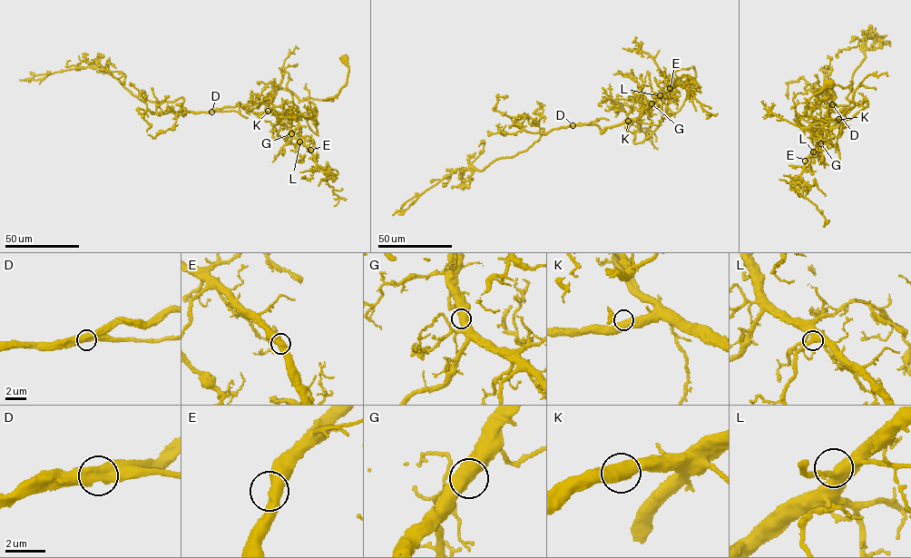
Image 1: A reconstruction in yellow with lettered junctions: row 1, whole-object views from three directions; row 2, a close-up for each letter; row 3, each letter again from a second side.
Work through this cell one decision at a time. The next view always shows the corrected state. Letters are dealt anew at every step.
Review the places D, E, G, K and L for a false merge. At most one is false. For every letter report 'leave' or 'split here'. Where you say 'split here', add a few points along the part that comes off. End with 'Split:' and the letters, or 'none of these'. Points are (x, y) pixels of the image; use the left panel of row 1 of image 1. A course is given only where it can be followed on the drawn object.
D: split here | (211, 112), (239, 112), (236, 103)
E: leave
G: leave
K: leave
L: leave
Split: D

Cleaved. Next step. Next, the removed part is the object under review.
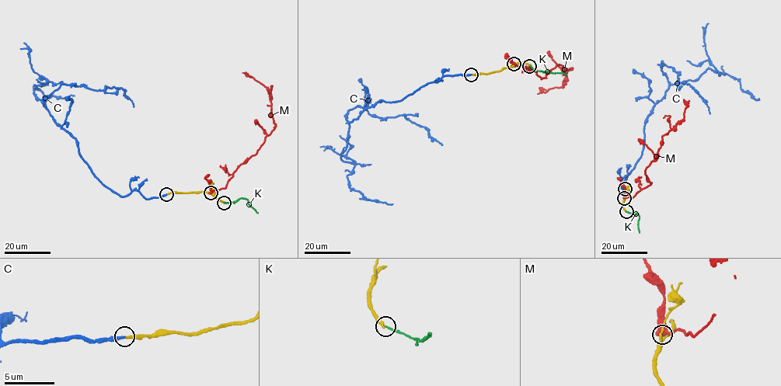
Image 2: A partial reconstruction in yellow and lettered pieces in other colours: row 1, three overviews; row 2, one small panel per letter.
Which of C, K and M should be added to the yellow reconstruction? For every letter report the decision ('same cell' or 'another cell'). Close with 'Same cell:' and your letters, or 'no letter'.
C: same cell
K: another cell
M: another cell
Same cell: C

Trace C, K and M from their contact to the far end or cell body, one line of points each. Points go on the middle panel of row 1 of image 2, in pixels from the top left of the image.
C: (471, 74), (380, 99), (350, 122), (346, 115), (356, 106), (403, 115), (442, 145)
K: (529, 65), (537, 71), (566, 74)
M: (514, 64), (528, 67), (542, 78), (559, 64), (572, 68), (566, 69), (561, 87), (538, 94)

